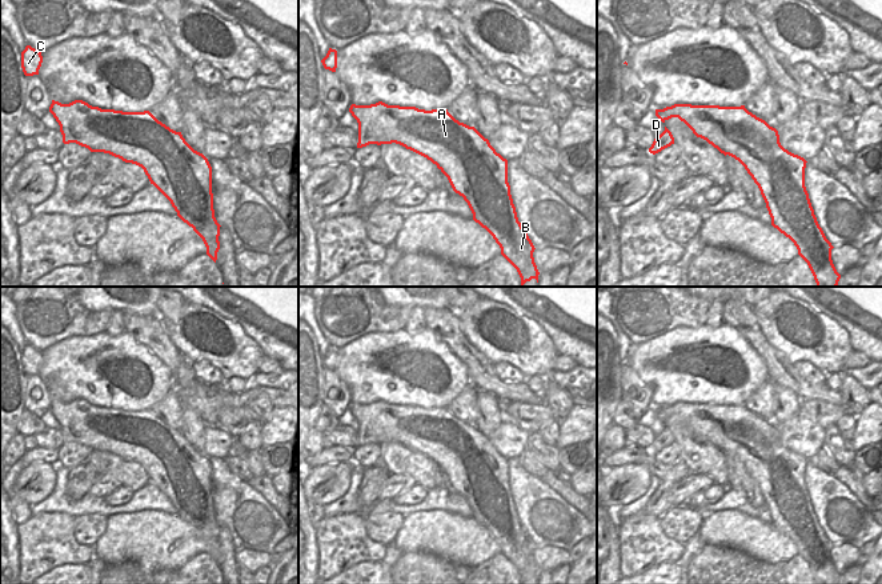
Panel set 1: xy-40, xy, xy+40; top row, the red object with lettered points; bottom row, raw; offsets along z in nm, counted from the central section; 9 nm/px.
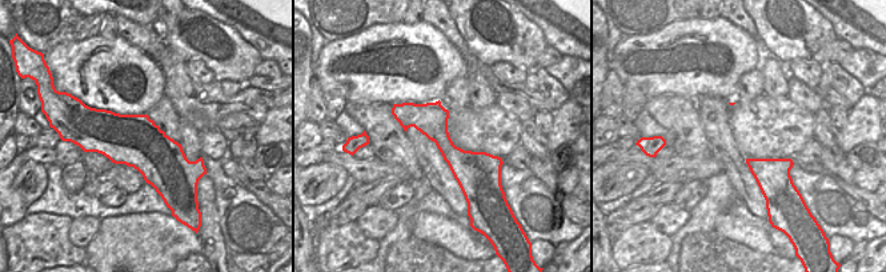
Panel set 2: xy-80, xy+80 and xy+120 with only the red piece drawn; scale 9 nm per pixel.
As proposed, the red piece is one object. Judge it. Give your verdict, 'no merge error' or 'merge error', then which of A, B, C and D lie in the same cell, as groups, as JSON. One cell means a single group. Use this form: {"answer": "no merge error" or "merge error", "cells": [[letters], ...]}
{"answer": "no merge error", "cells": [["A", "B", "C", "D"]]}

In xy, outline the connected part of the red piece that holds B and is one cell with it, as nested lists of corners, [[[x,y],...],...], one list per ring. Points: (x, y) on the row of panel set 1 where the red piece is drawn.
[[[352,104],[349,112],[358,123],[357,148],[369,144],[400,144],[437,165],[448,177],[453,191],[468,203],[473,220],[485,228],[501,248],[501,255],[517,269],[521,285],[532,279],[538,283],[534,245],[518,221],[508,183],[508,160],[490,145],[474,127],[456,120],[448,109],[418,109],[416,107]]]

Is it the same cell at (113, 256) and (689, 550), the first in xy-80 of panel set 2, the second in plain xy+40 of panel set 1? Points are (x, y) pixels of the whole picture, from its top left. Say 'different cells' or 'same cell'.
different cells

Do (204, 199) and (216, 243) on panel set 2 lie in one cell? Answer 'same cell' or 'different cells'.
same cell

